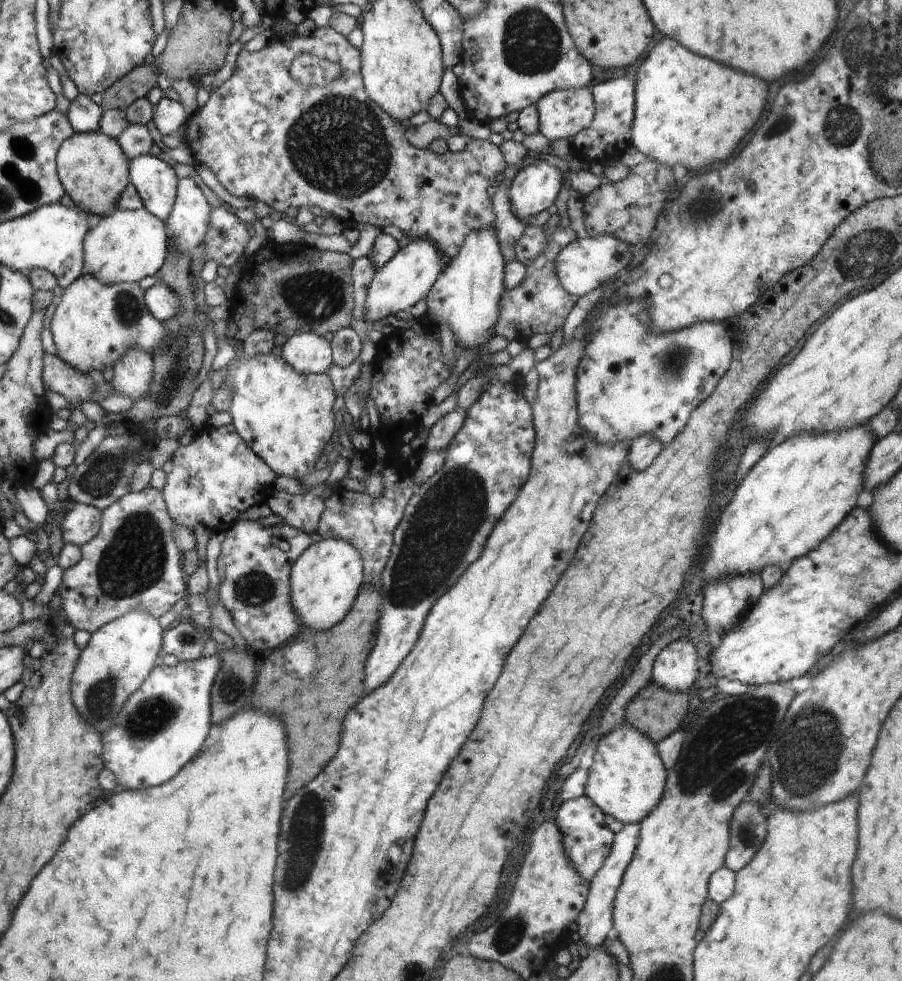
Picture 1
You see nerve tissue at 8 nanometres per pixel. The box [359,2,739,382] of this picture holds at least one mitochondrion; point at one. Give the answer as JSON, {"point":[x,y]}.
{"point":[532,45]}

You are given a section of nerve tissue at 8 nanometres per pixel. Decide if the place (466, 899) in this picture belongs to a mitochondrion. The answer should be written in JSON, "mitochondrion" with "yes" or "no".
{"mitochondrion":"yes"}

